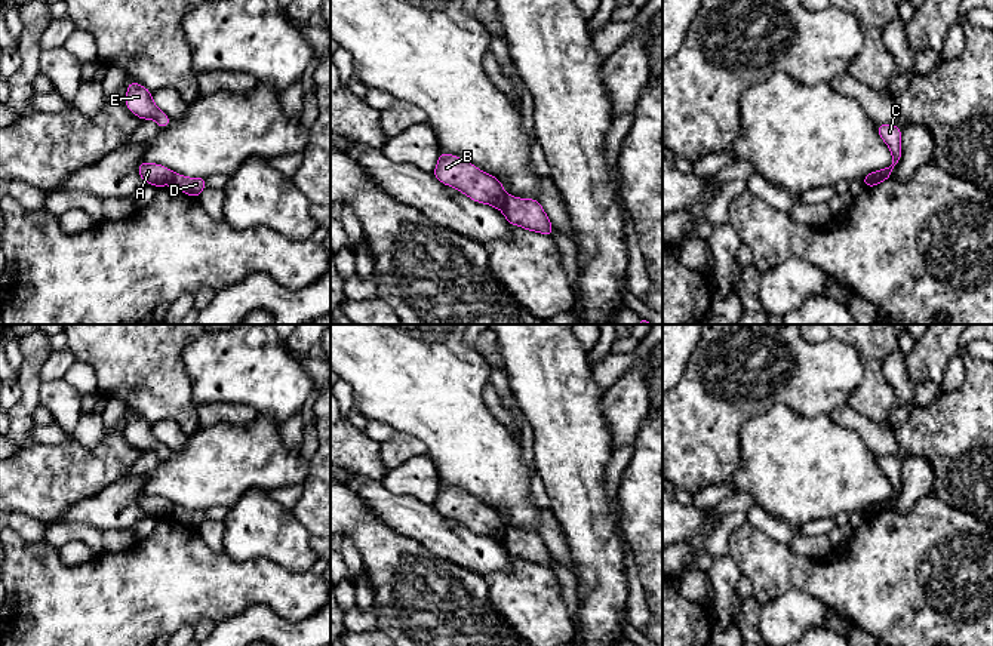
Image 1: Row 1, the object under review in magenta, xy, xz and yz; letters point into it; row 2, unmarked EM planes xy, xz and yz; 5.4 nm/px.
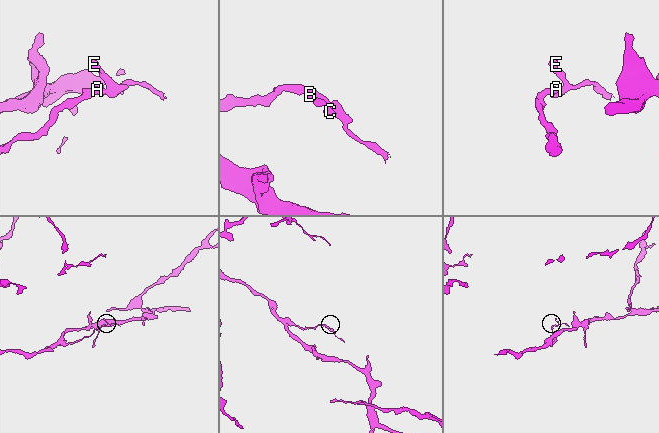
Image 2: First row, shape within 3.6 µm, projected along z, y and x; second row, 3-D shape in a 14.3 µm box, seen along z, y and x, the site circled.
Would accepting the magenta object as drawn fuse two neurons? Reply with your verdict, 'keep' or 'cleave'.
cleave

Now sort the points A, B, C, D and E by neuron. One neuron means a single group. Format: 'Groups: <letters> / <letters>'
Groups: A B / C D E

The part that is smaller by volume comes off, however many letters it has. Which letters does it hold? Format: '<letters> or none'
C, D, E

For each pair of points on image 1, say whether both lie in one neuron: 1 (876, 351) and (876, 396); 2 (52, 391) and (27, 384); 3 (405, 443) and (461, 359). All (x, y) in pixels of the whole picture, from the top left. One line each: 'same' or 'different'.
1: same
2: different
3: different

